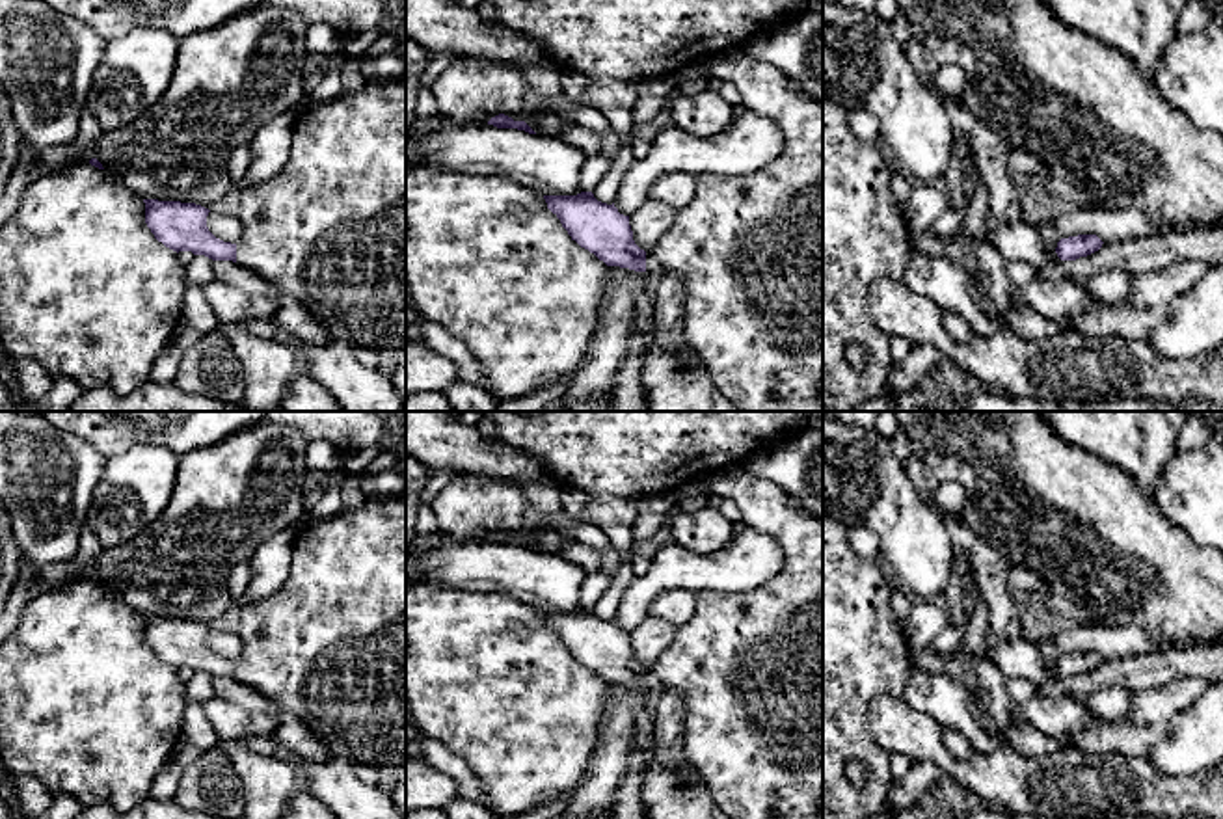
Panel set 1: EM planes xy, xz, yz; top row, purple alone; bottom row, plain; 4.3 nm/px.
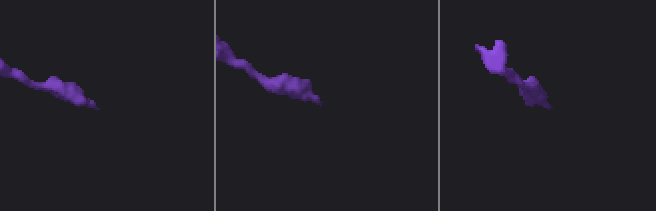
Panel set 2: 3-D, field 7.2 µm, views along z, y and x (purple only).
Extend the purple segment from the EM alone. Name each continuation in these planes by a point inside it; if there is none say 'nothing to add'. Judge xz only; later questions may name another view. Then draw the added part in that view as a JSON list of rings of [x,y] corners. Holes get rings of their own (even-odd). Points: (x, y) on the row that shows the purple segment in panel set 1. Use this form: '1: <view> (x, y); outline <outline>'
1: xz (749, 250); outline [[[743,54],[709,58],[709,71],[732,82],[745,106],[771,117],[784,132],[784,153],[745,177],[700,175],[694,197],[676,208],[672,227],[646,253],[655,281],[678,274],[687,287],[685,337],[719,391],[741,411],[823,411],[823,102],[804,93],[778,67]]]

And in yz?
nothing to add

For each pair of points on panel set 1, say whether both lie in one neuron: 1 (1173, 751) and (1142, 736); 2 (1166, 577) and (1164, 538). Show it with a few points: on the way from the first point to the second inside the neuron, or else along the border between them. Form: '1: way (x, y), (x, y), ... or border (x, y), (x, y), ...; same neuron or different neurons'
1: border (1184, 710), (1147, 756); different neurons
2: way (1164, 568), (1164, 548); same neuron

